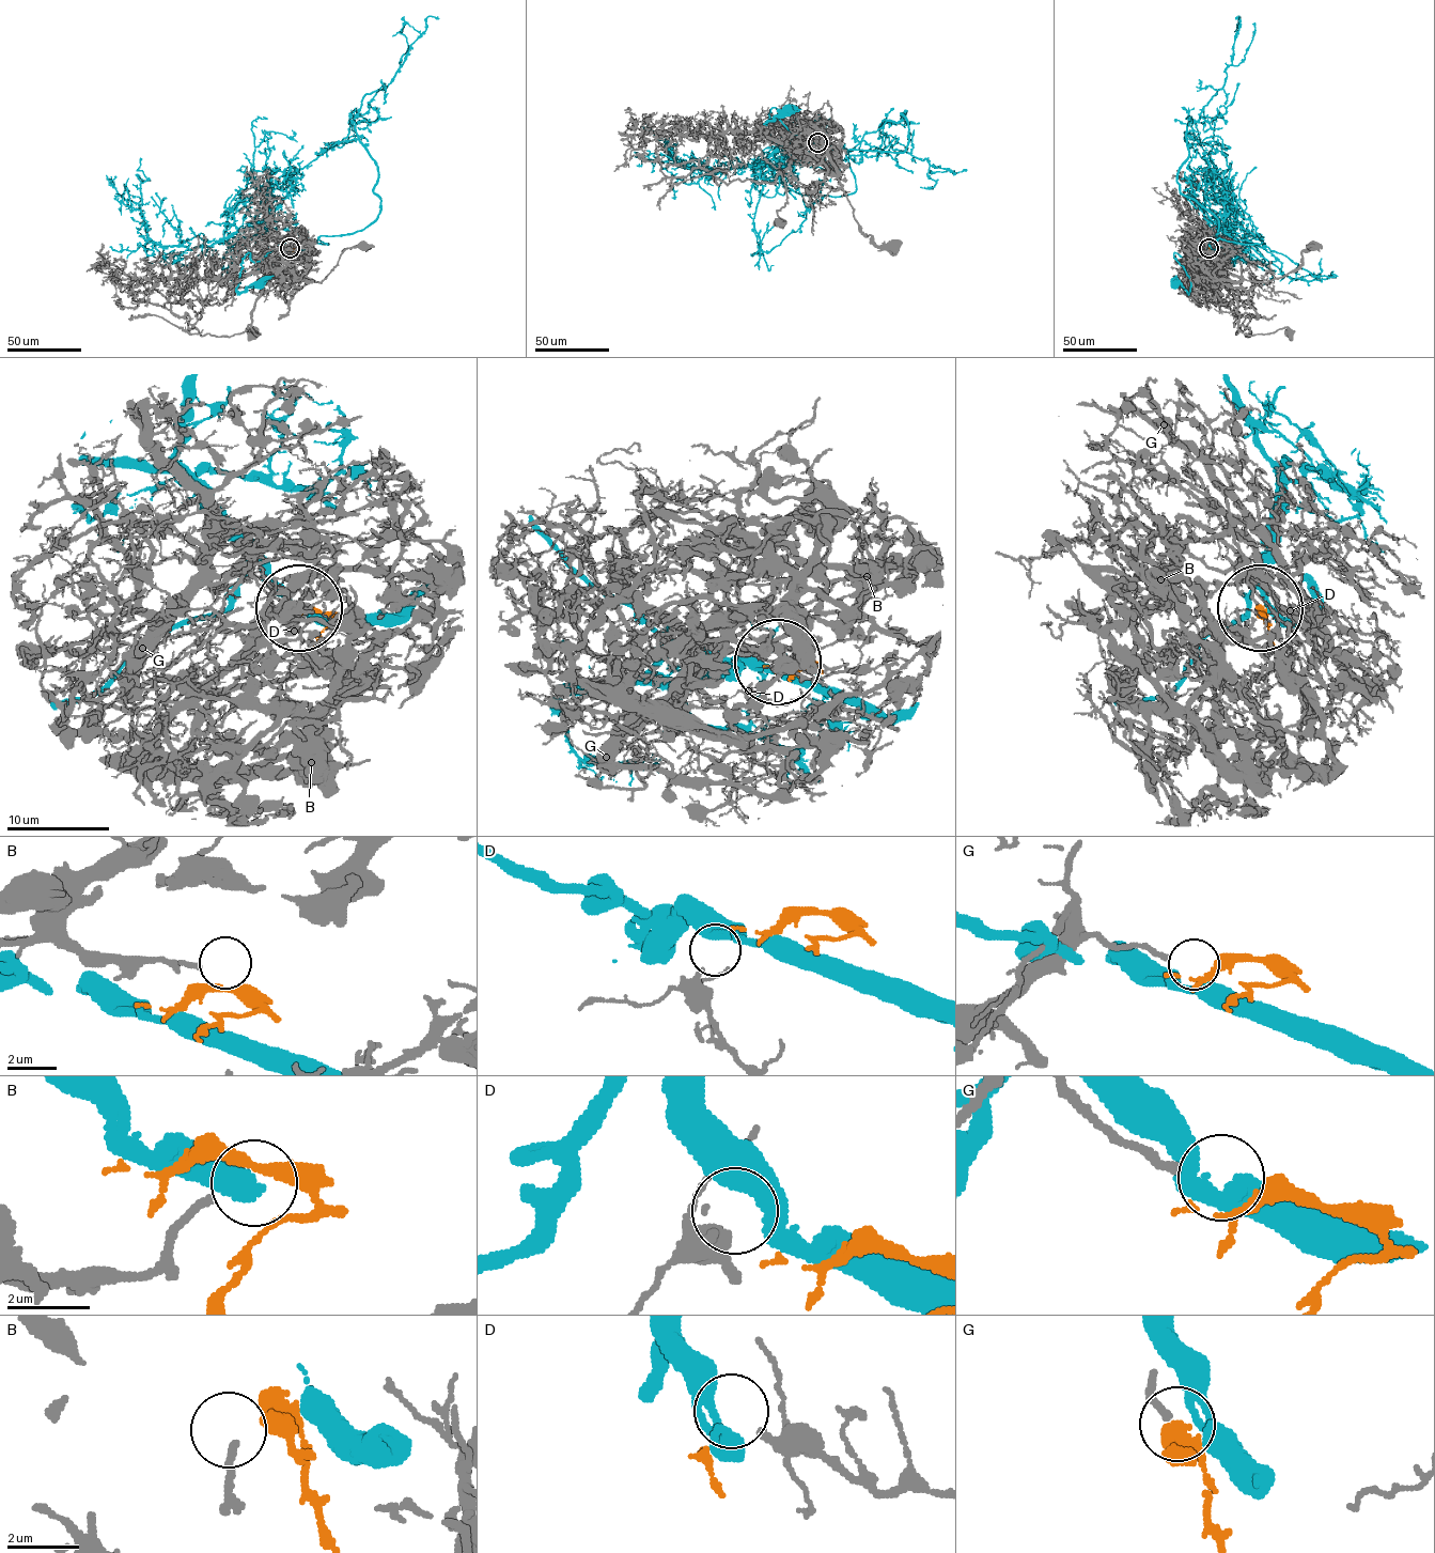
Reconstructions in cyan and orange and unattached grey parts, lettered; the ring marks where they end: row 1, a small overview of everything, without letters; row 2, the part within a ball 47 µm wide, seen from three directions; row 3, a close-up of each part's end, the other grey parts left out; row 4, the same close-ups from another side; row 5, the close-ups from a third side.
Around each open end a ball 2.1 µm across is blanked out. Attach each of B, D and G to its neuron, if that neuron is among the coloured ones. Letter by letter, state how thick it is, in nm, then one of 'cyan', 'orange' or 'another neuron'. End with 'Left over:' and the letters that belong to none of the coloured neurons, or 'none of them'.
B: 200 nm | another neuron
D: 320 nm | another neuron
G: 220 nm | orange
Left over: B, D

